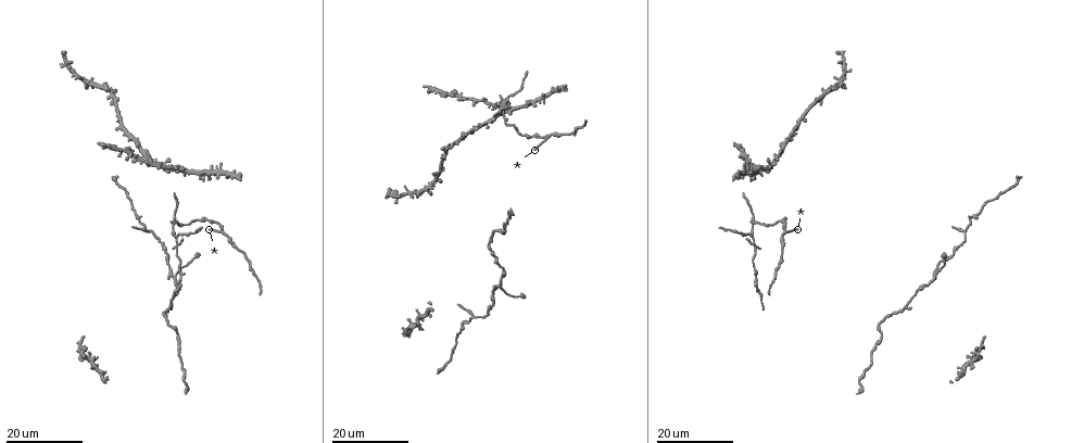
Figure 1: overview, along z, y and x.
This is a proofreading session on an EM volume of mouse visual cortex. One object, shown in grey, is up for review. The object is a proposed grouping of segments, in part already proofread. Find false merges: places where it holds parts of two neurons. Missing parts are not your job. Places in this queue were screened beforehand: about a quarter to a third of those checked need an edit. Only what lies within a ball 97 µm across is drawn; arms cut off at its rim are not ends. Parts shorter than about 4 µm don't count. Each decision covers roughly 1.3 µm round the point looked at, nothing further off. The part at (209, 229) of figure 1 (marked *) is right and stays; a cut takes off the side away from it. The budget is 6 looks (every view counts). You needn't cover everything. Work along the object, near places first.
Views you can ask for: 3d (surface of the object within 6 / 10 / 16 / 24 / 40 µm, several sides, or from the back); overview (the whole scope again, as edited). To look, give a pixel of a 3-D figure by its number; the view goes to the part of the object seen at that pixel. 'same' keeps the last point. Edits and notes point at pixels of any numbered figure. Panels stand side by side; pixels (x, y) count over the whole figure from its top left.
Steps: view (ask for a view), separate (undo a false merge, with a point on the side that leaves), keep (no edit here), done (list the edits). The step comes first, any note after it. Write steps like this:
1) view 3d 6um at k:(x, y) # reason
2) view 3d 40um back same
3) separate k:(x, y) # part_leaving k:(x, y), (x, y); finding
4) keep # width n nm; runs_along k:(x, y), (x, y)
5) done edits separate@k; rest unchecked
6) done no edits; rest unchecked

view 3d 16um at 1:(501, 287) # four-way junction

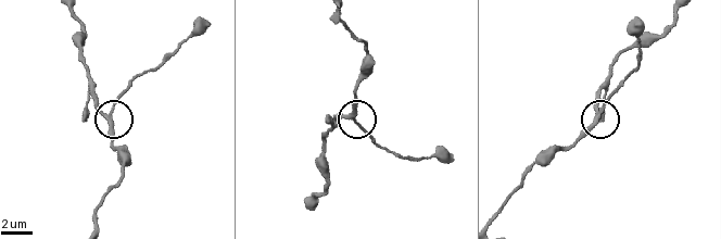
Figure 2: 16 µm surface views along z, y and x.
view 3d 6um at 2:(598, 113) # closer look

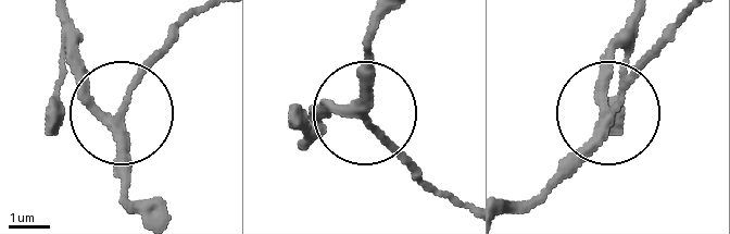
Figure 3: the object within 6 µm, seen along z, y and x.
keep # side_arm 10 um; arms 4; one neuron here

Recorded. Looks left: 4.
view 3d 24um at 1:(148, 232) # three arms meet

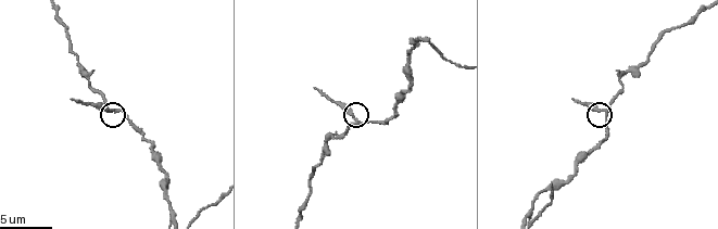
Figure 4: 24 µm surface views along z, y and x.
view 3d 6um at 4:(113, 112) # closer look

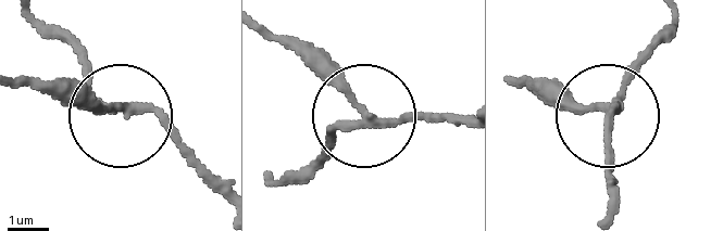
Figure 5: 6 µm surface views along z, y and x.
separate 5:(84, 103) # side_arm 6 um; part_leaving 5:(120, 111), (19, 90); two neurons meet here

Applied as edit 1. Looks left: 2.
view 3d 6um at 4:(87, 76) # sudden change in width

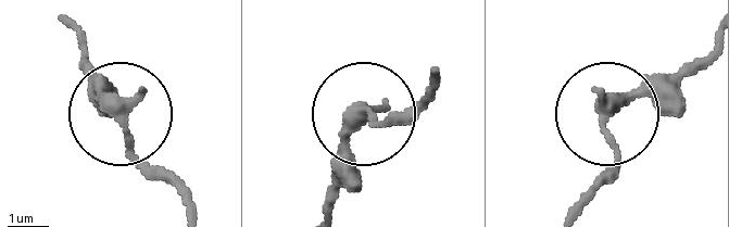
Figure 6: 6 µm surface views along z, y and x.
keep # width 340 nm; runs_along 6:(439, 75), (398, 116), (356, 126), (339, 196); continuous, no second neuron

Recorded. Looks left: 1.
done edits separate@5; rest unchecked

